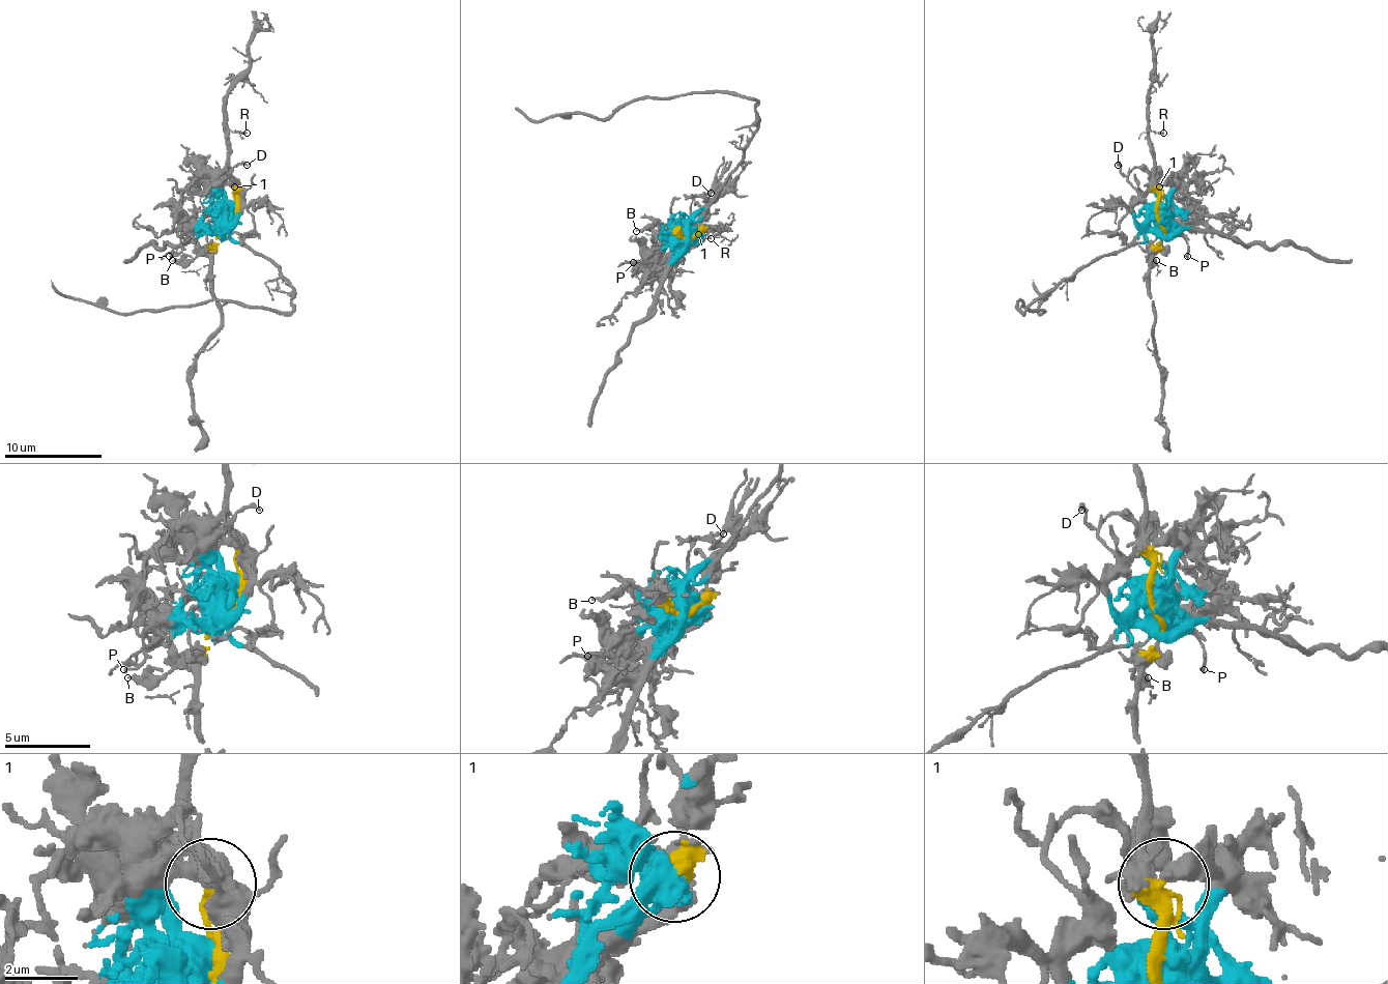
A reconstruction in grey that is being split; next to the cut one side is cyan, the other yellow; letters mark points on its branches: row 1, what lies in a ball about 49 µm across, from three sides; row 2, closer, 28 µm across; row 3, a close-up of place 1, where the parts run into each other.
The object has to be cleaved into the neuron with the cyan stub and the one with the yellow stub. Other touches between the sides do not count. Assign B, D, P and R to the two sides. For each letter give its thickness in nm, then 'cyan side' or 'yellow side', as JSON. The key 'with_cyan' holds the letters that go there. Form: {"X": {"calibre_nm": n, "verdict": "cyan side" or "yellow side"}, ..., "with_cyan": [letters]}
{"B": {"calibre_nm": 260, "verdict": "yellow side"}, "D": {"calibre_nm": 180, "verdict": "cyan side"}, "P": {"calibre_nm": 140, "verdict": "cyan side"}, "R": {"calibre_nm": 160, "verdict": "yellow side"}, "with_cyan": ["D", "P"]}

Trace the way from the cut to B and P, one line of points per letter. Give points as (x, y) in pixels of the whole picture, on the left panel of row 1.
B: (230, 221), (215, 242), (193, 257), (171, 260)
P: (230, 221), (223, 228), (191, 228), (181, 238), (181, 250), (169, 255)

